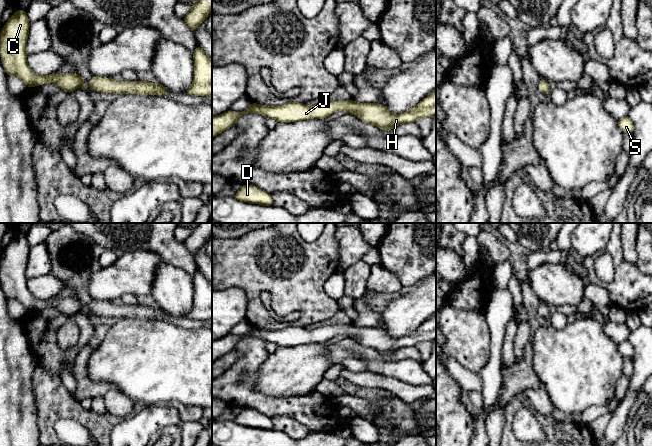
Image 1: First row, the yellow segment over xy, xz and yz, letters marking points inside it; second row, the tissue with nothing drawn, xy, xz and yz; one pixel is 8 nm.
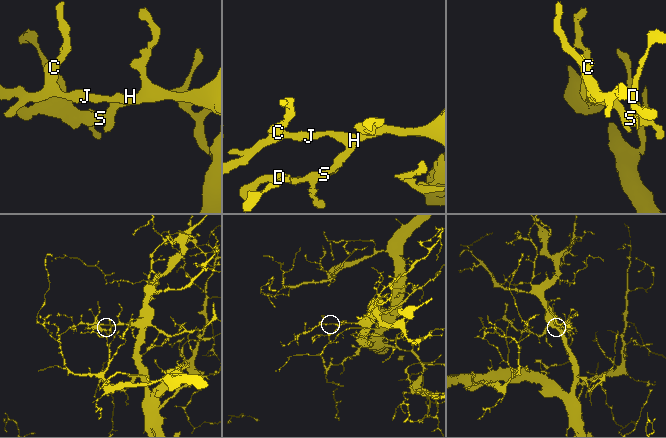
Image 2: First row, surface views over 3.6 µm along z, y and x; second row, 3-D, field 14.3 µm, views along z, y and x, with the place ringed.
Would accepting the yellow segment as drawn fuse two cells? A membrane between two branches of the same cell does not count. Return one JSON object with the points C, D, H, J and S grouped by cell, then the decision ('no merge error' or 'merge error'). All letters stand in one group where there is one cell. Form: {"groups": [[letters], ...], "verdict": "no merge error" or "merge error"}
{"groups": [["C", "D", "H", "J", "S"]], "verdict": "no merge error"}

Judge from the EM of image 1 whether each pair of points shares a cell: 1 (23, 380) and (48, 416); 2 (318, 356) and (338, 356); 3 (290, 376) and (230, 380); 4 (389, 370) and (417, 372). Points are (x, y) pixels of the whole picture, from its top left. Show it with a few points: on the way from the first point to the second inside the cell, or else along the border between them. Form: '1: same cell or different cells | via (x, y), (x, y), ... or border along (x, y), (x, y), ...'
1: different cells | border along (32, 373), (32, 391), (37, 419)
2: different cells | border along (328, 345), (330, 358), (334, 363)
3: different cells | border along (251, 377), (255, 380), (255, 388), (269, 395)
4: same cell | via (396, 370), (410, 371)

